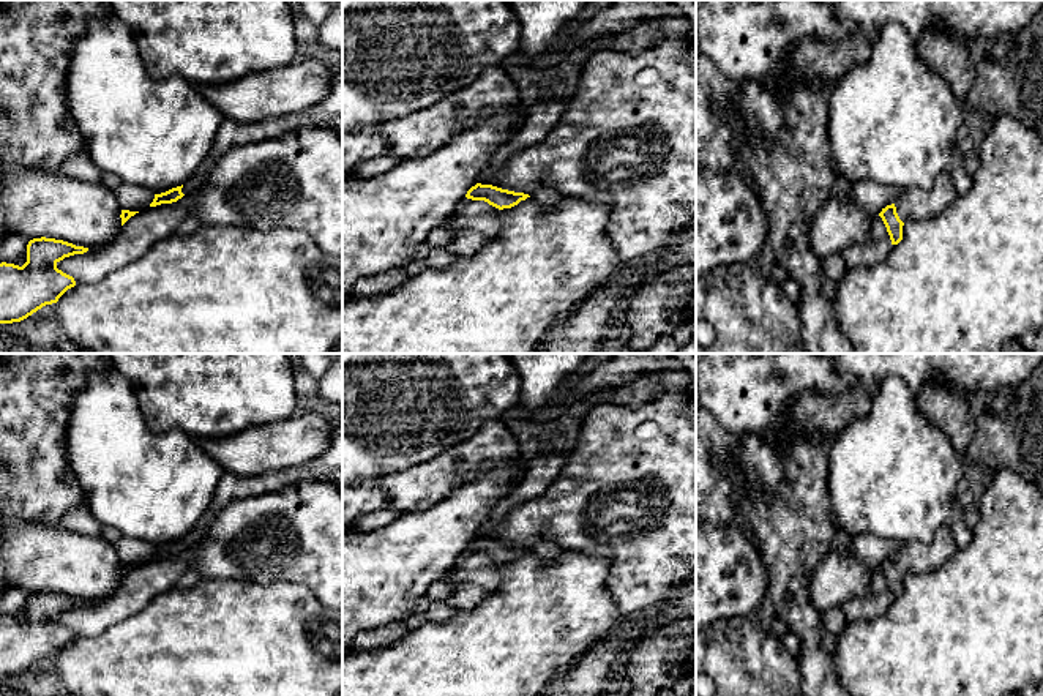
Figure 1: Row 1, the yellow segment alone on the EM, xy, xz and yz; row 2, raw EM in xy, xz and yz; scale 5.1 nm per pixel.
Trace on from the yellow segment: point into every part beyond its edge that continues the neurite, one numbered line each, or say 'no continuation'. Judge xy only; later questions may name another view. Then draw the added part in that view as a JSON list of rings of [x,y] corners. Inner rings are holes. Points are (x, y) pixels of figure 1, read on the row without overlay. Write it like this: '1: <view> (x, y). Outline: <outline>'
1: xy (327, 466). Outline: [[[342,421],[330,436],[330,445],[314,459],[256,477],[241,477],[224,472],[205,516],[185,535],[181,546],[194,546],[208,530],[211,519],[232,500],[275,492],[300,480],[322,480],[342,491]]]

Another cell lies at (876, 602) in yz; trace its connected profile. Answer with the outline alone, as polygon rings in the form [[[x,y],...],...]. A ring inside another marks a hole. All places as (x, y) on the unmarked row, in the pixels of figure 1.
[[[873,570],[868,590],[846,601],[841,608],[847,622],[882,617],[892,604],[892,593],[882,571]]]

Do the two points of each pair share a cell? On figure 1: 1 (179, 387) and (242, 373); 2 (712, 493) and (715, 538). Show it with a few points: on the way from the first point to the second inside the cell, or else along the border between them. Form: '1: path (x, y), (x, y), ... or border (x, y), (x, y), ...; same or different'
1: path (194, 373), (226, 373); same
2: border (736, 523), (712, 526); different

